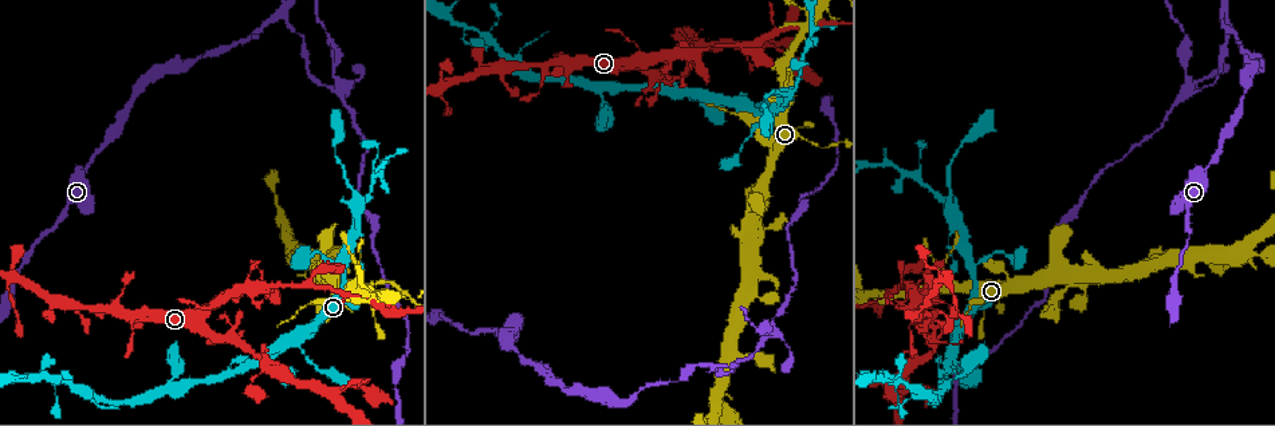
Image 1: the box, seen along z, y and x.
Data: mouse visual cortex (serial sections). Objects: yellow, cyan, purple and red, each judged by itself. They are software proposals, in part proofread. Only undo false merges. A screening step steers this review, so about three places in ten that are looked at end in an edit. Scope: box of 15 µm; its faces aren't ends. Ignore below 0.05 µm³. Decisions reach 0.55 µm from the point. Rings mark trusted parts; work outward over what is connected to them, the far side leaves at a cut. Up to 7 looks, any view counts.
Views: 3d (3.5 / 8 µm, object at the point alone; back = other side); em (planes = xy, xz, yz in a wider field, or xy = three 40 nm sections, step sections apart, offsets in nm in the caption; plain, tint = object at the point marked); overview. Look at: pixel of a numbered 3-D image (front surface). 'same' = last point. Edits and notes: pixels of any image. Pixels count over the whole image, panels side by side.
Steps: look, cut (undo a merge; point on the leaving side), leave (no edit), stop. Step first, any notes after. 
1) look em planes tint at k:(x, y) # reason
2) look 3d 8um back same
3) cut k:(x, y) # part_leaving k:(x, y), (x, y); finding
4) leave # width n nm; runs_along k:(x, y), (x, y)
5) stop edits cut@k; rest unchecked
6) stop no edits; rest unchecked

look 3d 3.5um at 1:(1225, 16) # side arm on a straight run

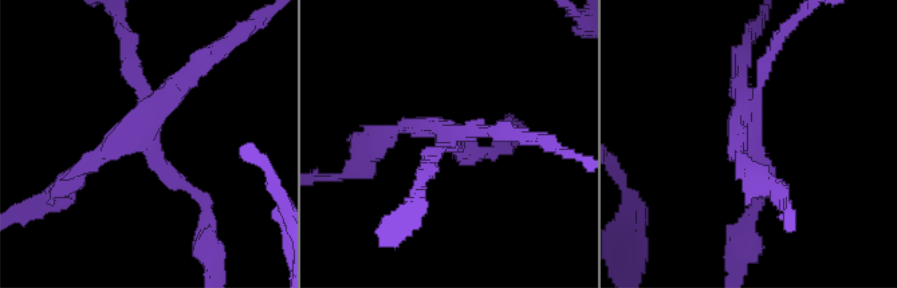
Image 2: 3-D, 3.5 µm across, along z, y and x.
look em xy step 1 tint at 2:(437, 130) # shape alone is not enough

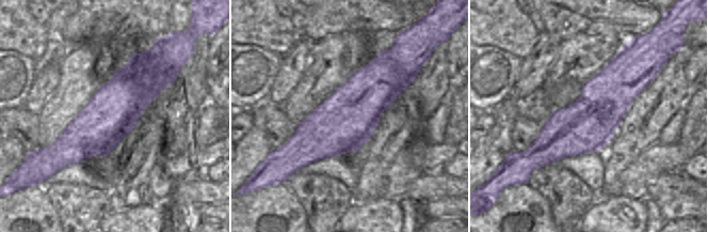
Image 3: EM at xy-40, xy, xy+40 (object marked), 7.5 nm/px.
look em xy step 3 tint same # another direction

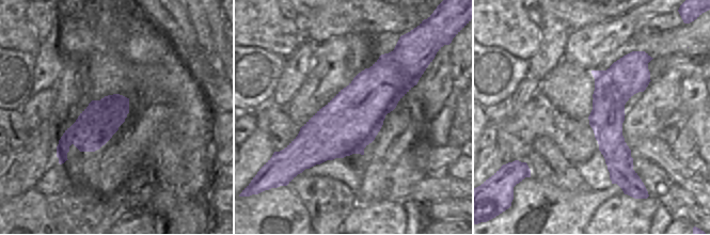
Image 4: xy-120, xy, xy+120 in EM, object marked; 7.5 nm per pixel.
cut 2:(132, 51) # a second cell is stuck on

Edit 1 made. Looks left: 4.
look 3d 3.5um at 1:(383, 296) # thick turns thin

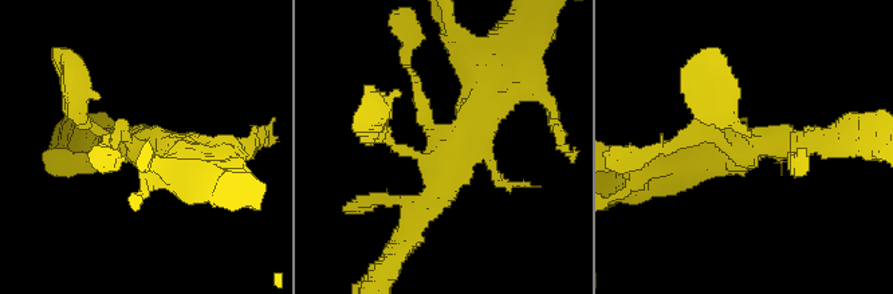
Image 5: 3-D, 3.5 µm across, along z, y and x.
look em xy step 5 tint at 5:(141, 144)

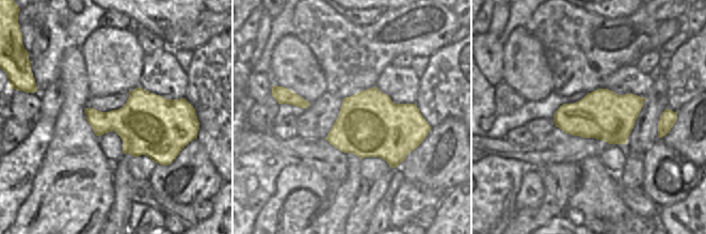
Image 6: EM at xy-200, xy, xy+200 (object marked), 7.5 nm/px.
look em xy step 2 tint same # cut it another way

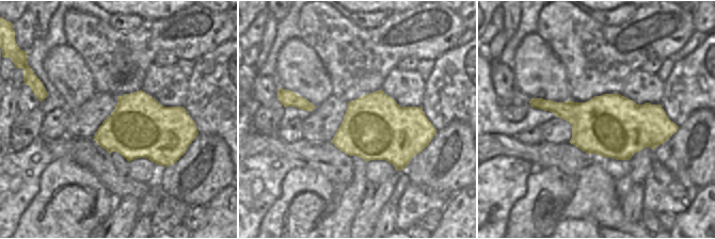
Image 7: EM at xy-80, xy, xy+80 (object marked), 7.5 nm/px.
leave # runs_along 5:(397, 249), (455, 148), (496, 172); one cell here

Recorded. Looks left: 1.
stop edits cut@2; rest unchecked

